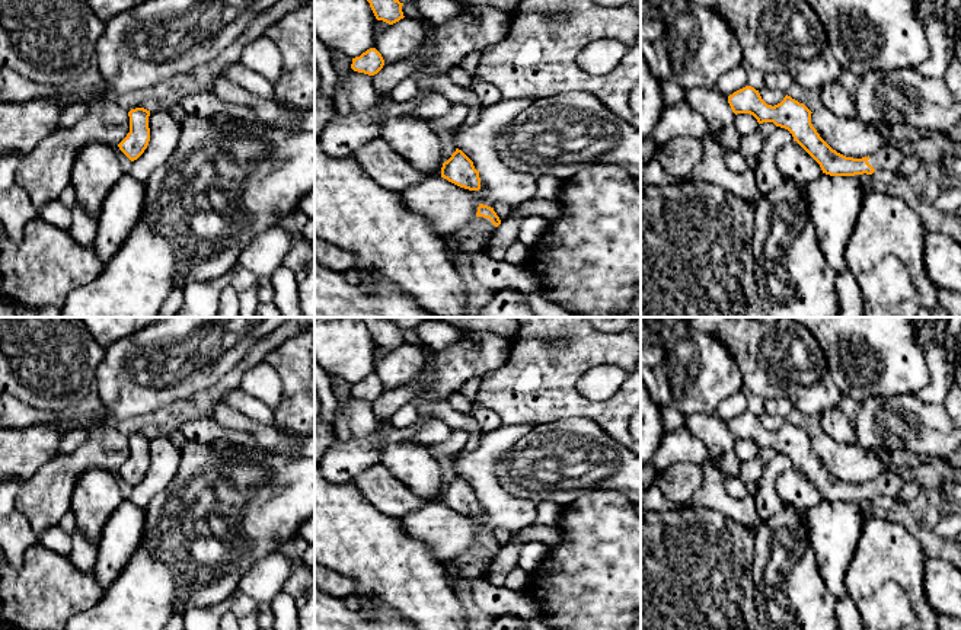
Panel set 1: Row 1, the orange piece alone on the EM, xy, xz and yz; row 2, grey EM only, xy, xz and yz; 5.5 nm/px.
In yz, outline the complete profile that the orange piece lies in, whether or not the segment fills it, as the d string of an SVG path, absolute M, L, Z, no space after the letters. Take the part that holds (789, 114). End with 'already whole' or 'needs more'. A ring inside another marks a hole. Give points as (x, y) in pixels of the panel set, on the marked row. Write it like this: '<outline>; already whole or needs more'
M746 86L728 96L732 112L750 113L759 124L773 122L788 129L796 141L830 176L872 175L875 170L897 172L906 157L906 150L887 144L868 157L846 157L833 150L811 124L811 111L791 96L775 106L767 105L759 90Z; needs more

